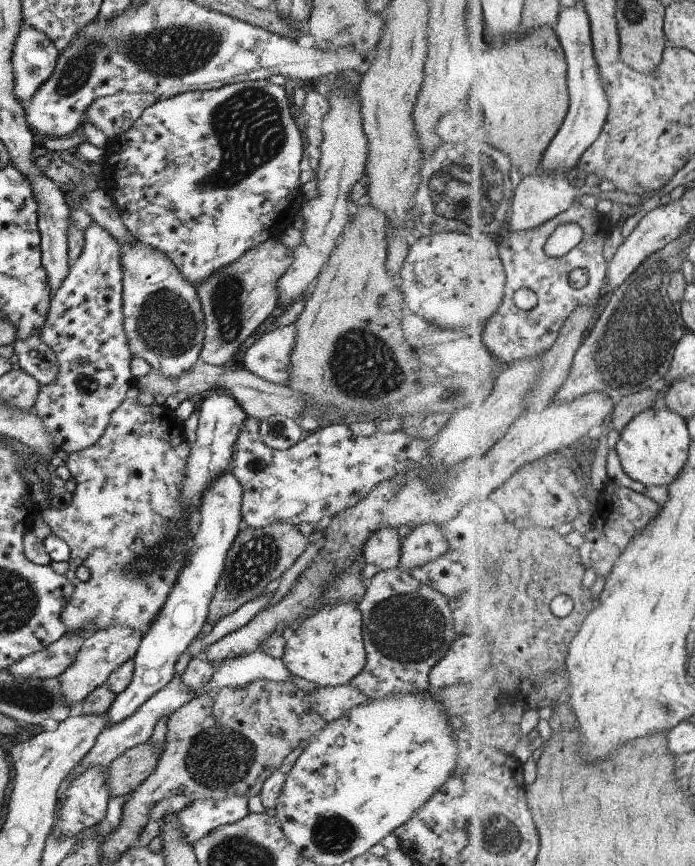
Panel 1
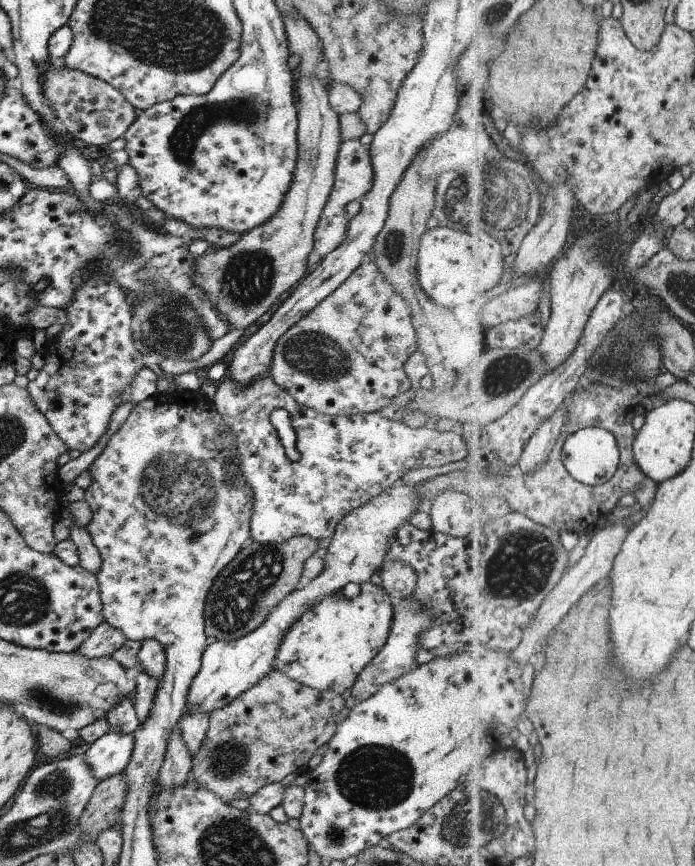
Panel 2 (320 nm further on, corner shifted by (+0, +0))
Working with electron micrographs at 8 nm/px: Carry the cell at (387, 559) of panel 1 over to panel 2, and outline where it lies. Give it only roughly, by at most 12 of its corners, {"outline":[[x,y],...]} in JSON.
{"outline":[[383,561],[380,587],[391,603],[411,597],[415,571]]}

